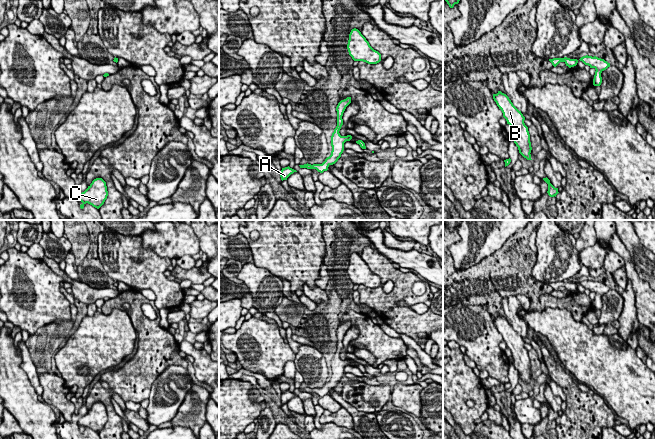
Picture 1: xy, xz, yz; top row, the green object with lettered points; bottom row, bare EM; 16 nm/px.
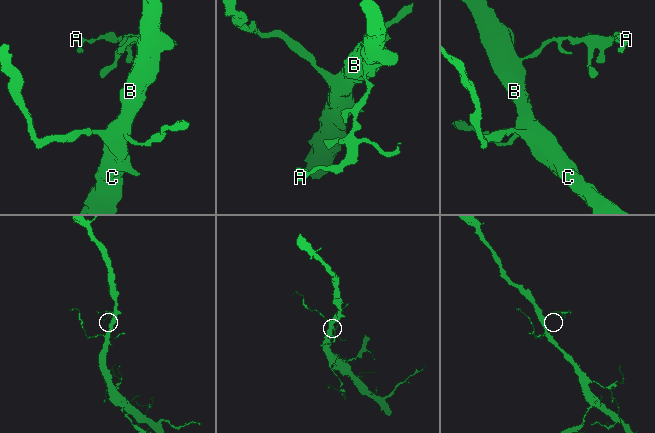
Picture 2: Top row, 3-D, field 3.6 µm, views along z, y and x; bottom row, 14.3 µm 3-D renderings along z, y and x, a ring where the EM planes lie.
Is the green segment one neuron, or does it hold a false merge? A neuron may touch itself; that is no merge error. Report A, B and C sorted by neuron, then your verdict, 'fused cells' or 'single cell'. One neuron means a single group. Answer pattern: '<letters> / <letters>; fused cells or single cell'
A / B C; fused cells

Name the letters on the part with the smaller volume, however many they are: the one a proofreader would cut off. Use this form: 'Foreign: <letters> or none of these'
Foreign: A

